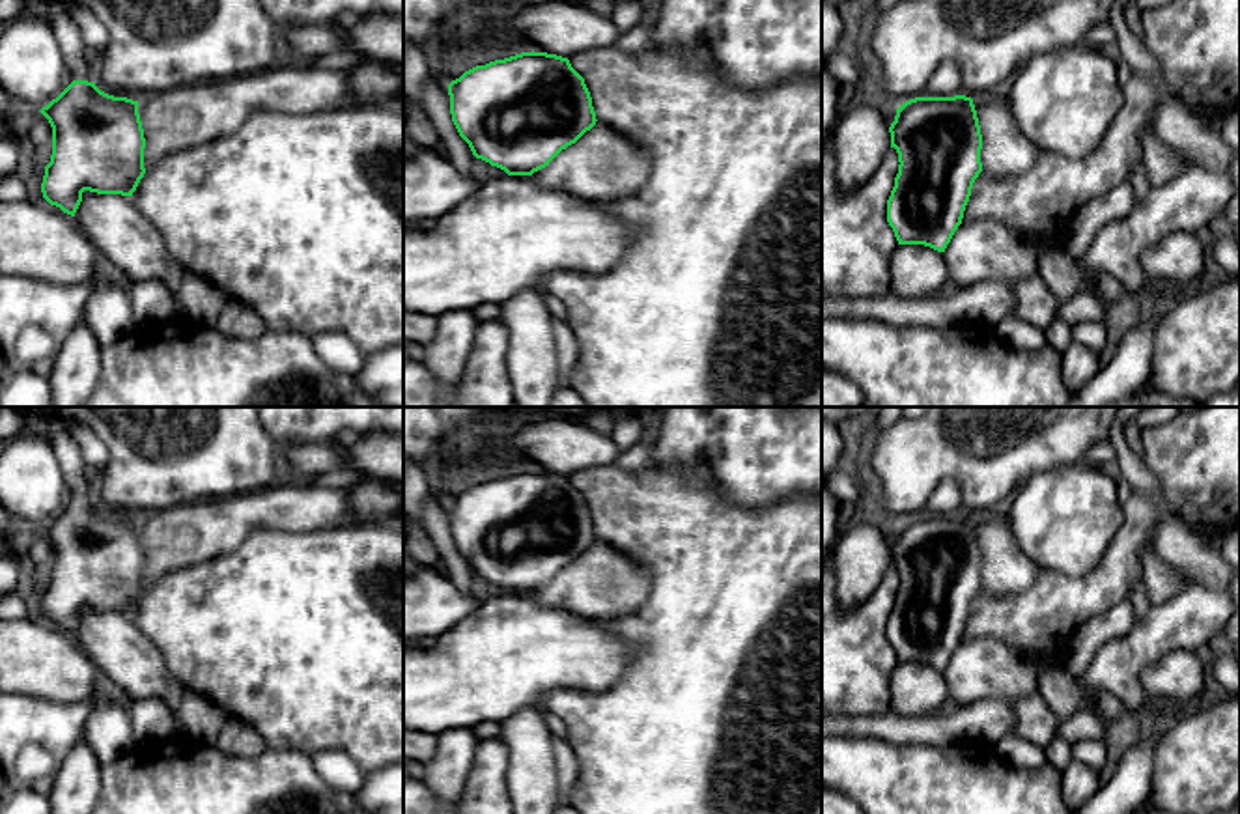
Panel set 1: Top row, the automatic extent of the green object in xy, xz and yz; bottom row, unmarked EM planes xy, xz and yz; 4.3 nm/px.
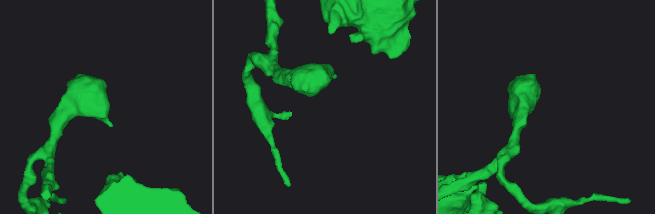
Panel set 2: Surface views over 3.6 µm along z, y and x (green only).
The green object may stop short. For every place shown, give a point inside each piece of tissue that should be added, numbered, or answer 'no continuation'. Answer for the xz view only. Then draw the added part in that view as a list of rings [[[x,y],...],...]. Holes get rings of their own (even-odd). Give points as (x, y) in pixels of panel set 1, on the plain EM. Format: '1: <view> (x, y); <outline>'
no continuation

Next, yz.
no continuation

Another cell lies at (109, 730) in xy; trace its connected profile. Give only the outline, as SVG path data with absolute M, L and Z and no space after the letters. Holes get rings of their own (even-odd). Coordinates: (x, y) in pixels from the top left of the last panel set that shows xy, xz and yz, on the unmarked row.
M101 700L88 717L84 741L101 765L129 752L136 745L129 709L112 700Z

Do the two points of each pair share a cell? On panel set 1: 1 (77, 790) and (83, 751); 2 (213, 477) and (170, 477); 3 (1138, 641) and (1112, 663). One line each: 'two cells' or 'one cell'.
1: one cell
2: one cell
3: one cell

